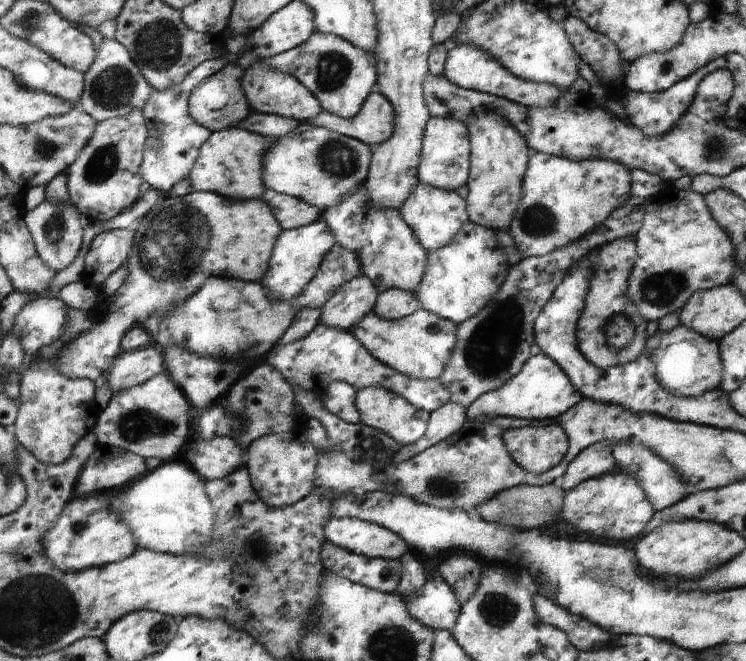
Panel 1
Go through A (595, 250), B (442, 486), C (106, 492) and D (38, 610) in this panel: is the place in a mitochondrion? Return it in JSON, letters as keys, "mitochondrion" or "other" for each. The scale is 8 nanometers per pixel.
{"A":"other","B":"mitochondrion","C":"other","D":"mitochondrion"}

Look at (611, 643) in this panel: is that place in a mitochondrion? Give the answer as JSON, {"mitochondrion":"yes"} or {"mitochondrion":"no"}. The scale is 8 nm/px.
{"mitochondrion":"no"}

